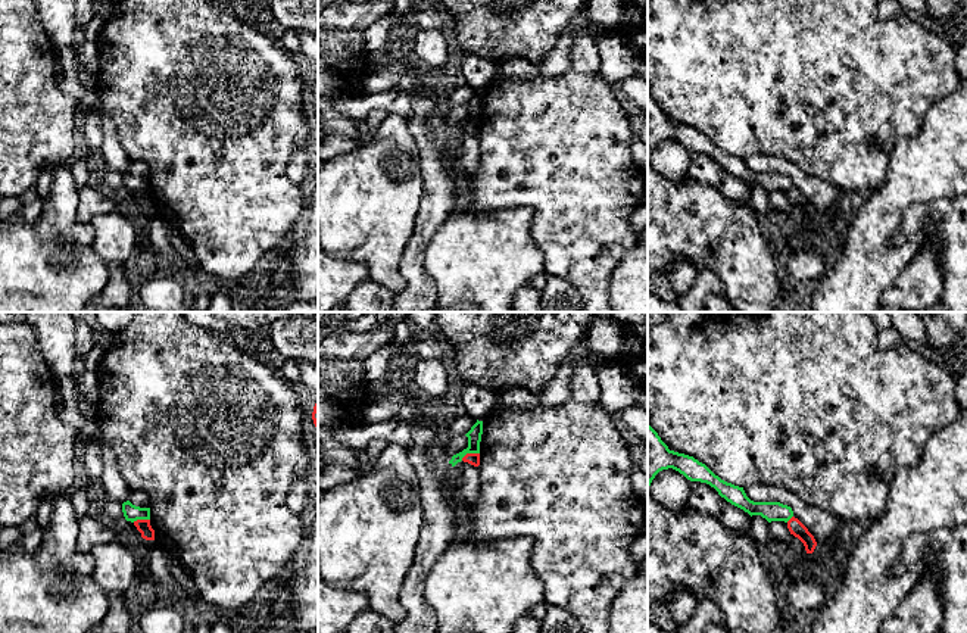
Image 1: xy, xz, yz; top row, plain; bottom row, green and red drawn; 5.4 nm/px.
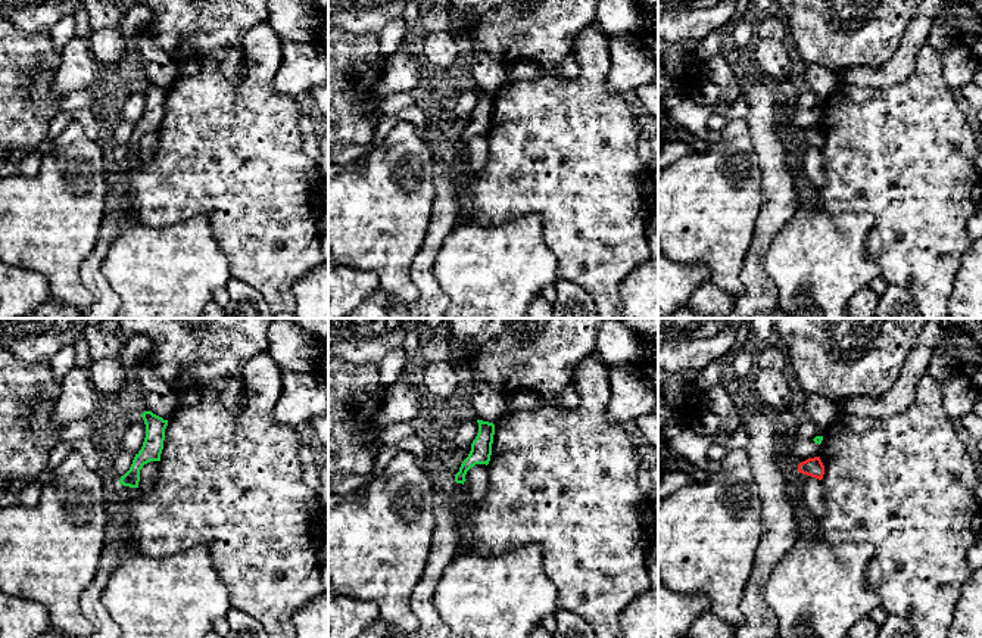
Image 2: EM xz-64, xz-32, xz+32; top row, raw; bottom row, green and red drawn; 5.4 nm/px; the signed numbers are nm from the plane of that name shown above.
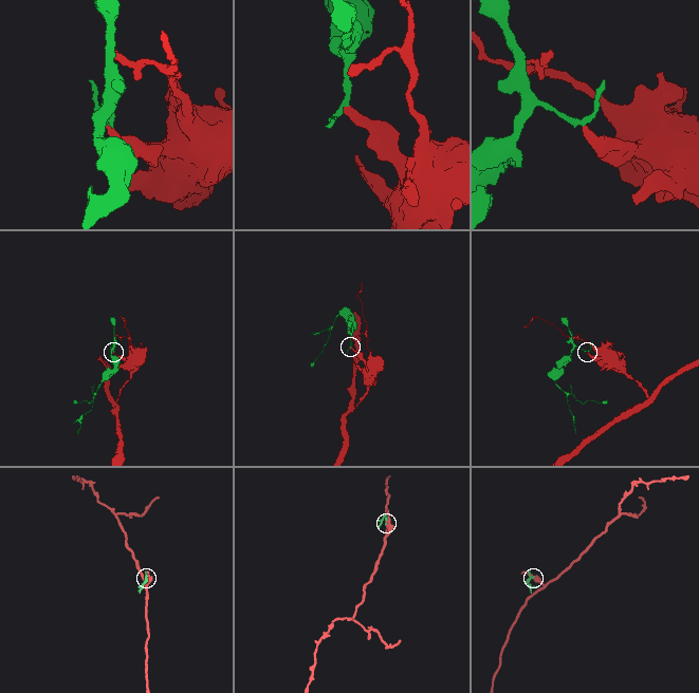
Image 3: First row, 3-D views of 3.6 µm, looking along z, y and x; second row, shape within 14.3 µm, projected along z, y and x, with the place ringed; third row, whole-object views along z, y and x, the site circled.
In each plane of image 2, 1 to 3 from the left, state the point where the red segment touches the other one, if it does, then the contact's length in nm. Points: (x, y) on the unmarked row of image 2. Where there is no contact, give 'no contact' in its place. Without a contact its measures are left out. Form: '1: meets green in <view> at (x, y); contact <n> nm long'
1: no contact
2: no contact
3: no contact

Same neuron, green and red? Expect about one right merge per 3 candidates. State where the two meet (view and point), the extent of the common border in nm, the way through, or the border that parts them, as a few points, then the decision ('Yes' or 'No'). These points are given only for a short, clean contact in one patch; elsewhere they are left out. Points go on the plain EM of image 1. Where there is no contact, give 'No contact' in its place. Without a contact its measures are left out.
Touches green at xz (470, 122). Shared border 110 nm. Boundary: xz (479, 122), (468, 122), (461, 130). No

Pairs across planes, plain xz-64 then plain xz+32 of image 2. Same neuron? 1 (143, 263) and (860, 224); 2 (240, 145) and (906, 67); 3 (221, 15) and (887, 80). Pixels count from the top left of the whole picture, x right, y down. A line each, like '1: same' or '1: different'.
1: same
2: different
3: different

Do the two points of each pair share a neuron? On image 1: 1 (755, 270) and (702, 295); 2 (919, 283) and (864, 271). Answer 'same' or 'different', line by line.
1: different
2: different

